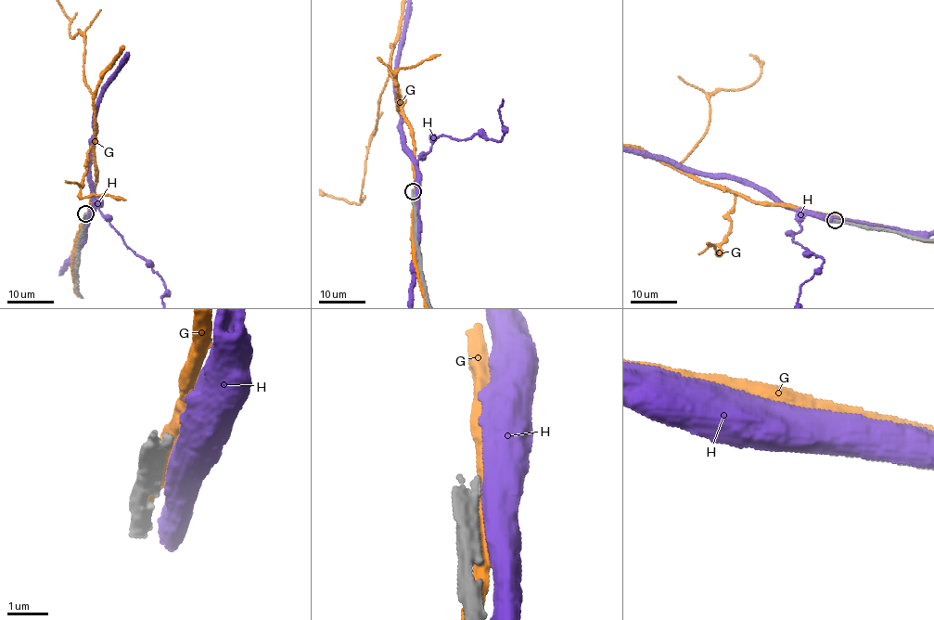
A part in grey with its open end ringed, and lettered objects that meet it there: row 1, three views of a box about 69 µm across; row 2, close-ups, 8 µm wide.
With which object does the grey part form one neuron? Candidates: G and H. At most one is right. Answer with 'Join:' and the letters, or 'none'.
Join: none

